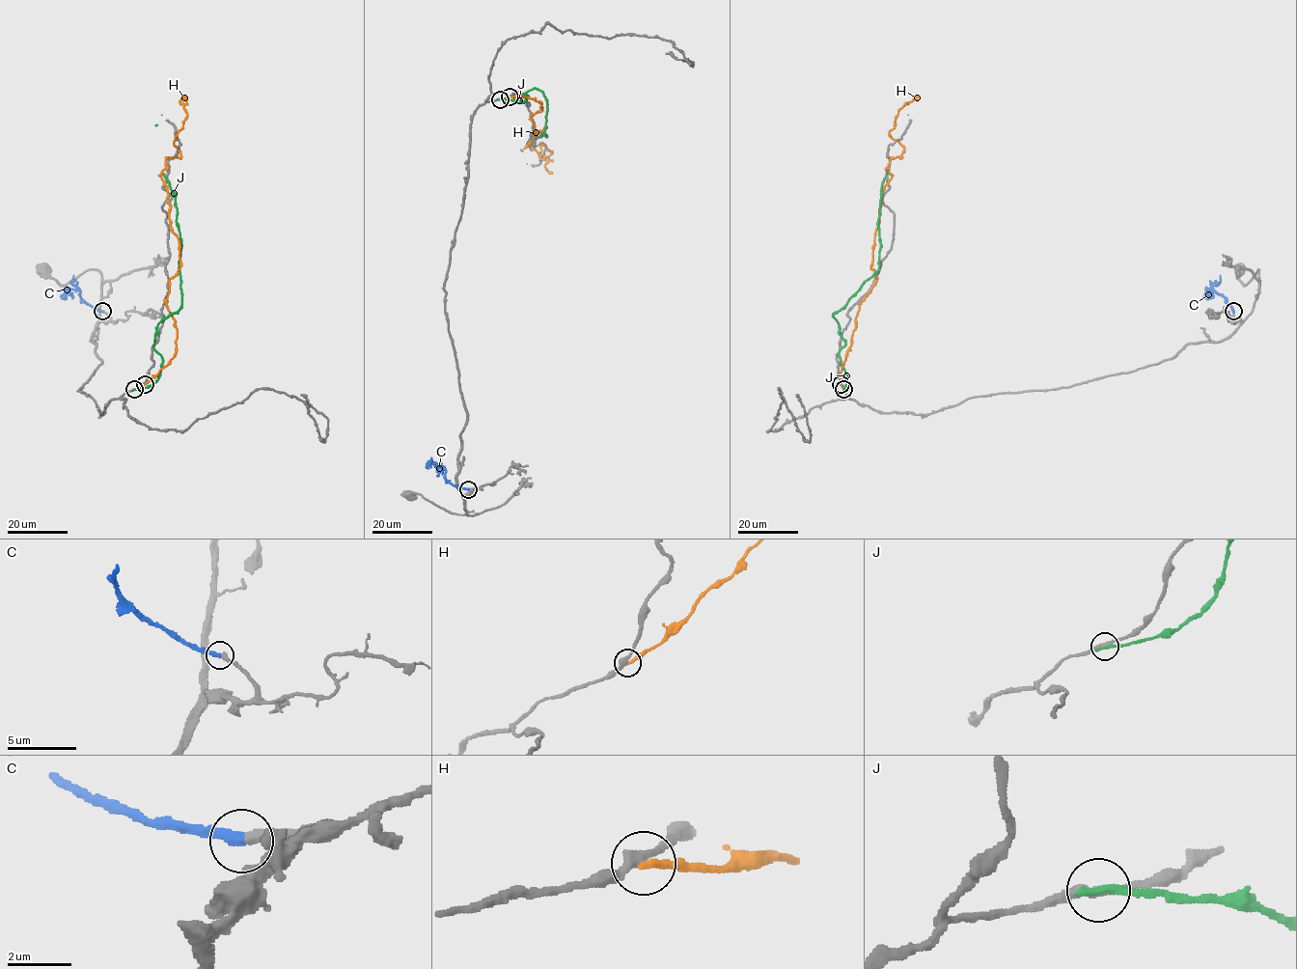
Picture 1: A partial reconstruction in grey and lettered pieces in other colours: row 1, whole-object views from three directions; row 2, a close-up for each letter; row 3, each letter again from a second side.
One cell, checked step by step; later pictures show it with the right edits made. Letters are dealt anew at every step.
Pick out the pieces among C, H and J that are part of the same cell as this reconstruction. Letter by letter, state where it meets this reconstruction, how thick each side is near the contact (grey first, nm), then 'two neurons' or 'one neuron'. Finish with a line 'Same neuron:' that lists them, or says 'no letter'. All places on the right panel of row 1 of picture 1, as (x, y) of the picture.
C: meets grey at (1233, 311); 320 nm thick on the grey side, 340 nm on the other; one neuron
H: meets grey at (841, 384); 320 nm thick on the grey side, 240 nm on the other; two neurons
J: meets grey at (843, 389); 240 nm thick on the grey side, 280 nm on the other; two neurons
Same neuron: C

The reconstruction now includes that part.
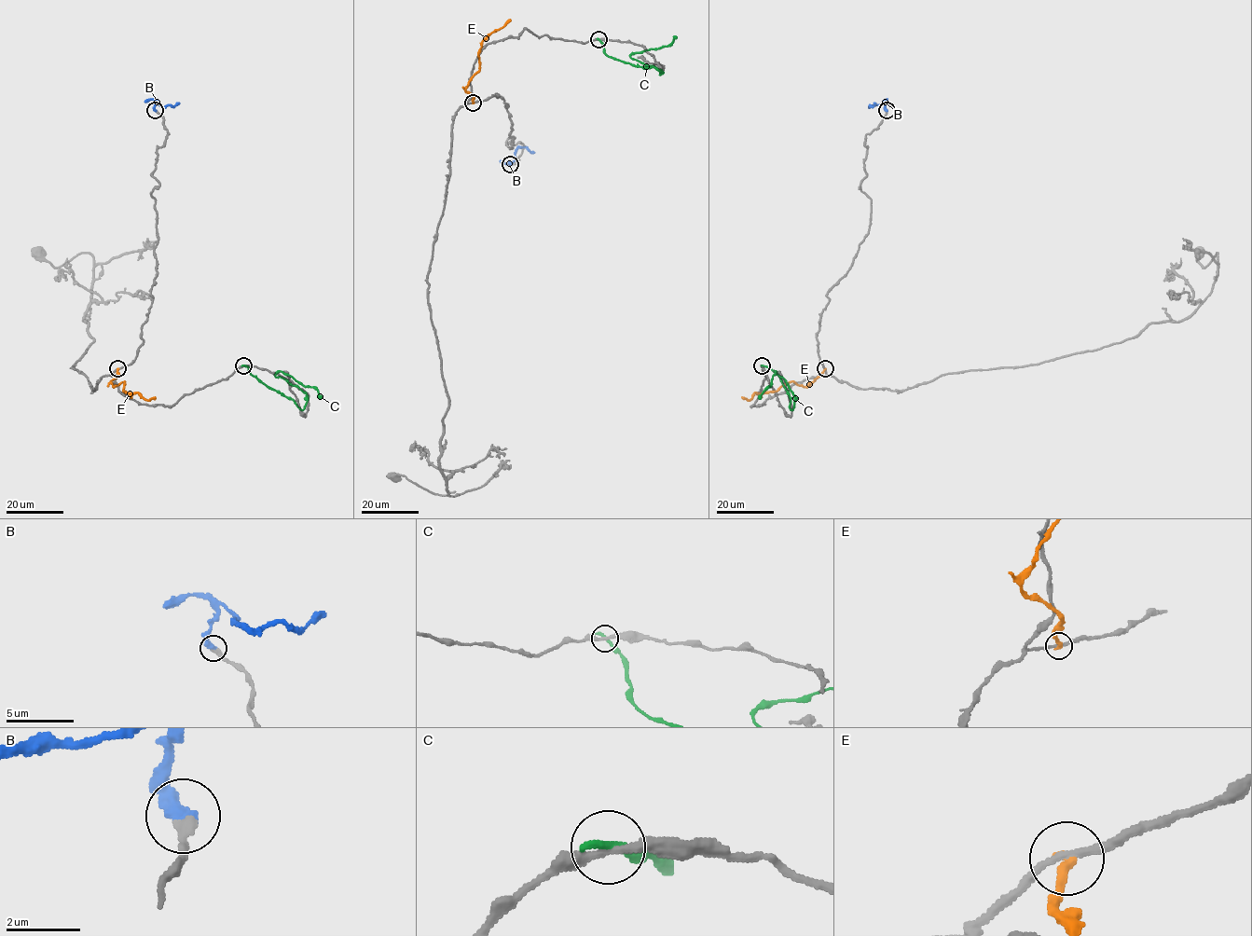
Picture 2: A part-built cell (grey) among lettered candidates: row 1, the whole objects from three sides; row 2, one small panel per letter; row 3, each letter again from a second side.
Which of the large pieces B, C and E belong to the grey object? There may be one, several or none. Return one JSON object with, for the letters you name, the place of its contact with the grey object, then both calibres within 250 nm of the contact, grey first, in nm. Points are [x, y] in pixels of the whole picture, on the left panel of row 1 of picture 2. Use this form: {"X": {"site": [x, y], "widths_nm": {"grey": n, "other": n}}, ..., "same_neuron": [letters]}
{"B": {"site": [155, 110], "widths_nm": {"grey": 280, "other": 460}}, "same_neuron": ["B"]}

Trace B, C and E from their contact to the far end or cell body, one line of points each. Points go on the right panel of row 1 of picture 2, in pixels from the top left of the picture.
B: (886, 110), (885, 102), (870, 106), (874, 103)
C: (762, 365), (778, 376), (790, 397), (789, 406), (793, 408), (793, 394), (775, 371), (771, 384), (759, 398)
E: (825, 368), (806, 386), (792, 381), (777, 391), (755, 392), (749, 400), (741, 397)

